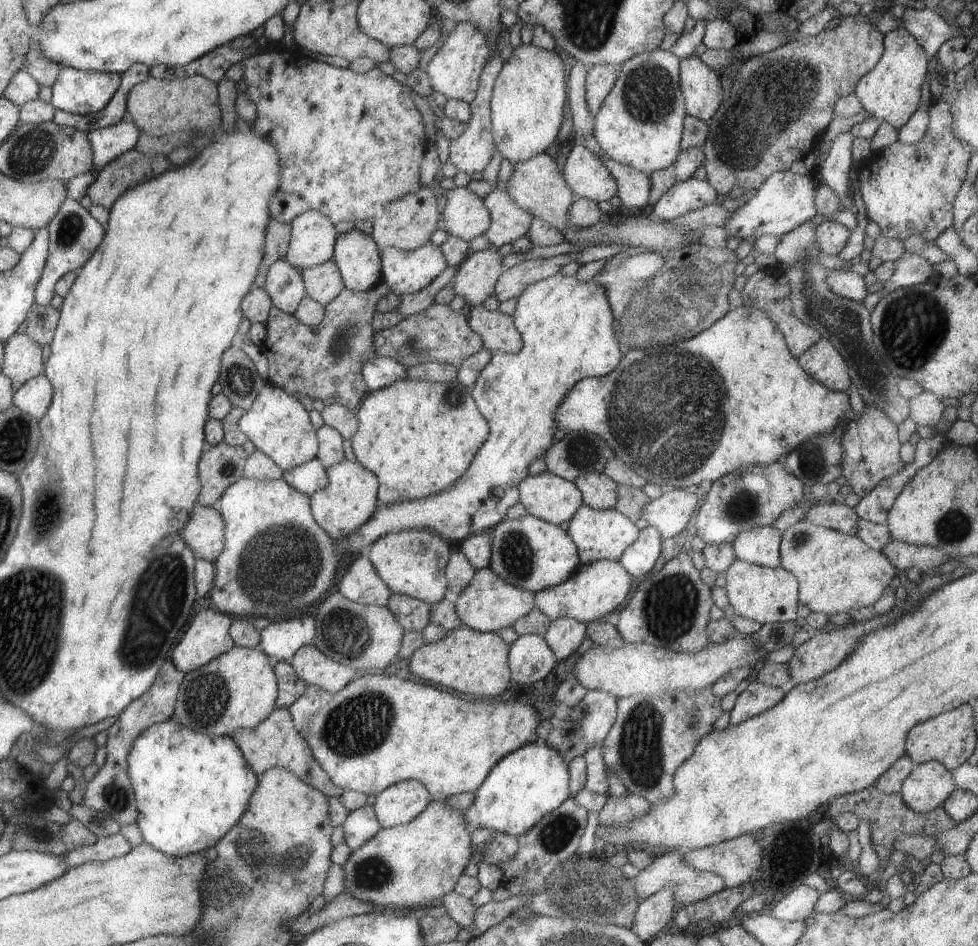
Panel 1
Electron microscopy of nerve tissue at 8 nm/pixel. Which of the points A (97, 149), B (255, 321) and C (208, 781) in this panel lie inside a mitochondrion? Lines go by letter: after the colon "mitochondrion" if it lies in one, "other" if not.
A: other
B: other
C: other

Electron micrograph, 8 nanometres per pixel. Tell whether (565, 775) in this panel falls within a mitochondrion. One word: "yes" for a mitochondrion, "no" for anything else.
no

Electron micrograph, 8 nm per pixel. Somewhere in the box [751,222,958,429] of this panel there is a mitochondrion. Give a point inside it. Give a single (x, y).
(912, 329)

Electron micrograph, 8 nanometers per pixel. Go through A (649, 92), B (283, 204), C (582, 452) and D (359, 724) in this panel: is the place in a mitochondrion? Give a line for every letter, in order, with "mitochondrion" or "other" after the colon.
A: mitochondrion
B: other
C: mitochondrion
D: mitochondrion

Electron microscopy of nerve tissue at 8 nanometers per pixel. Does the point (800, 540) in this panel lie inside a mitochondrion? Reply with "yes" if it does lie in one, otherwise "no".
yes

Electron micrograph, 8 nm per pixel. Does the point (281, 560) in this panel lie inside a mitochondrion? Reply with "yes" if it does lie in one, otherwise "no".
yes

